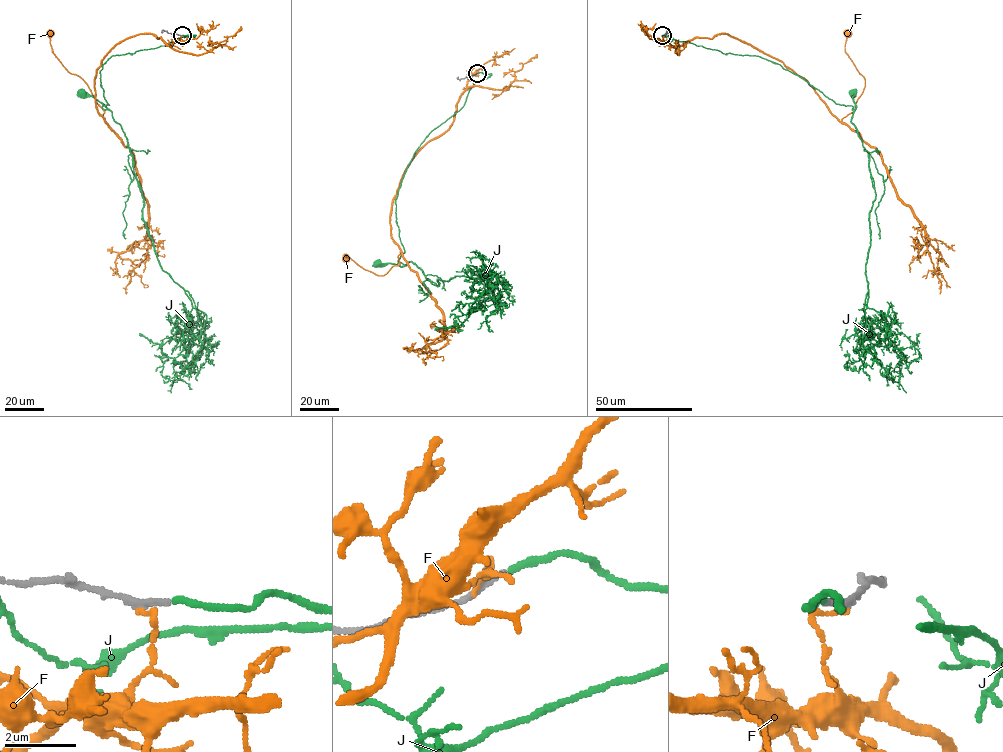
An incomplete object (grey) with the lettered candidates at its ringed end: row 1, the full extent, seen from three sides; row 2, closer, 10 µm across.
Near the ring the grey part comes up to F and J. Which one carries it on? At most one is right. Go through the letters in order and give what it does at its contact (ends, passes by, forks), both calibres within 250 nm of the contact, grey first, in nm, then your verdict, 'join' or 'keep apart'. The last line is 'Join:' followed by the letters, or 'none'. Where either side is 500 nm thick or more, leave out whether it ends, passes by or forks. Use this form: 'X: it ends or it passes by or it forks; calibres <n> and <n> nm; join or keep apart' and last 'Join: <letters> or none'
F: it ends; calibres 240 and 130 nm; keep apart
J: it ends; calibres 180 and 190 nm; join
Join: J

